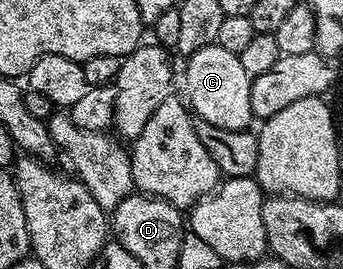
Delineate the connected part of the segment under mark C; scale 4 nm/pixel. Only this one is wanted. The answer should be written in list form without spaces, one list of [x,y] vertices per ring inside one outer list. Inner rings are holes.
[[[214,43],[210,46],[202,46],[202,50],[198,50],[194,55],[187,57],[185,64],[188,64],[184,68],[184,88],[188,91],[186,100],[191,111],[199,119],[210,122],[210,126],[222,126],[222,130],[245,130],[251,125],[248,123],[253,123],[254,117],[250,110],[250,86],[253,76],[246,74],[237,53],[222,50],[222,46]]]

